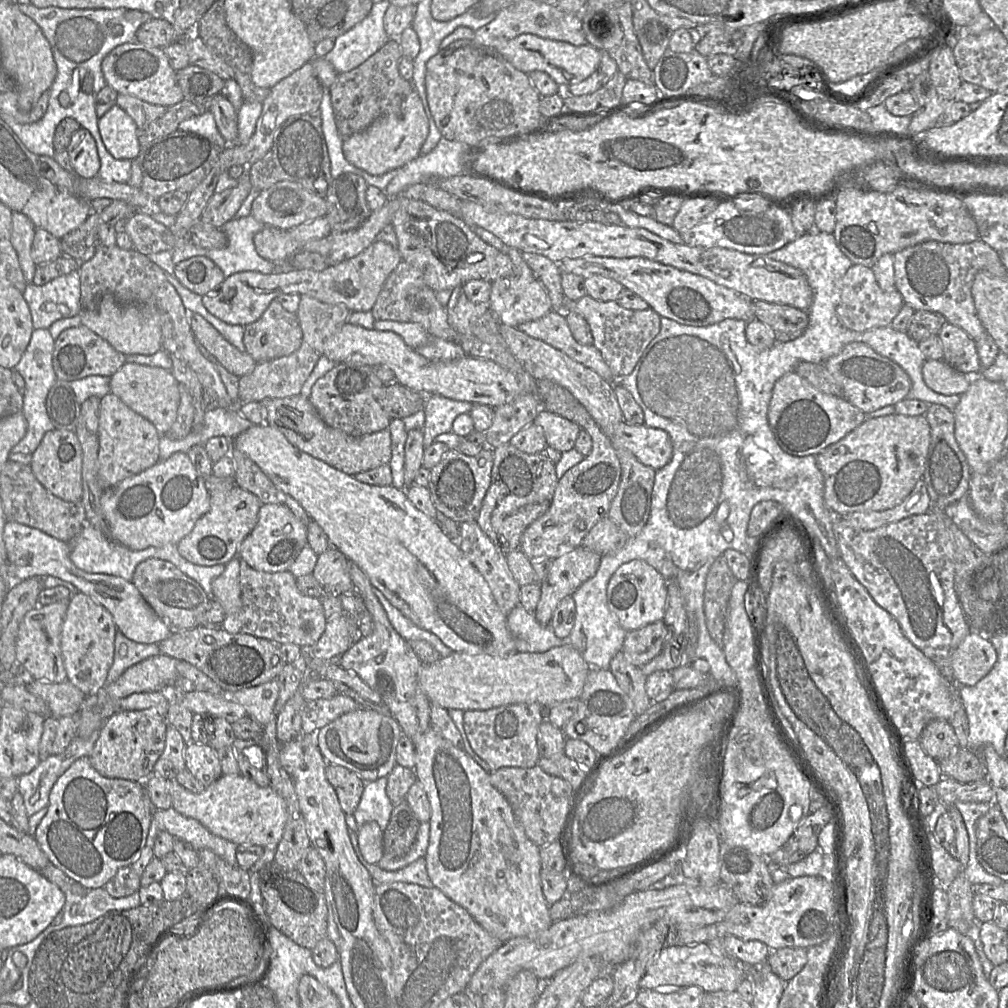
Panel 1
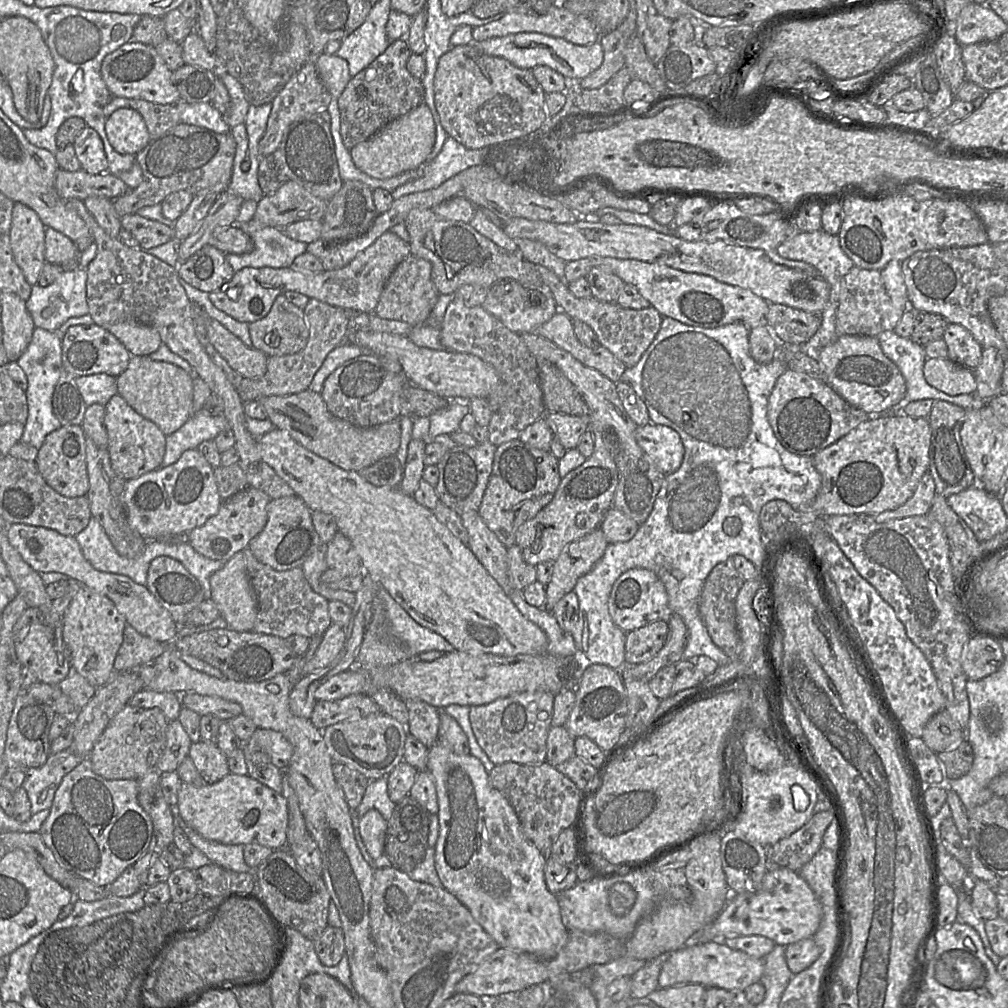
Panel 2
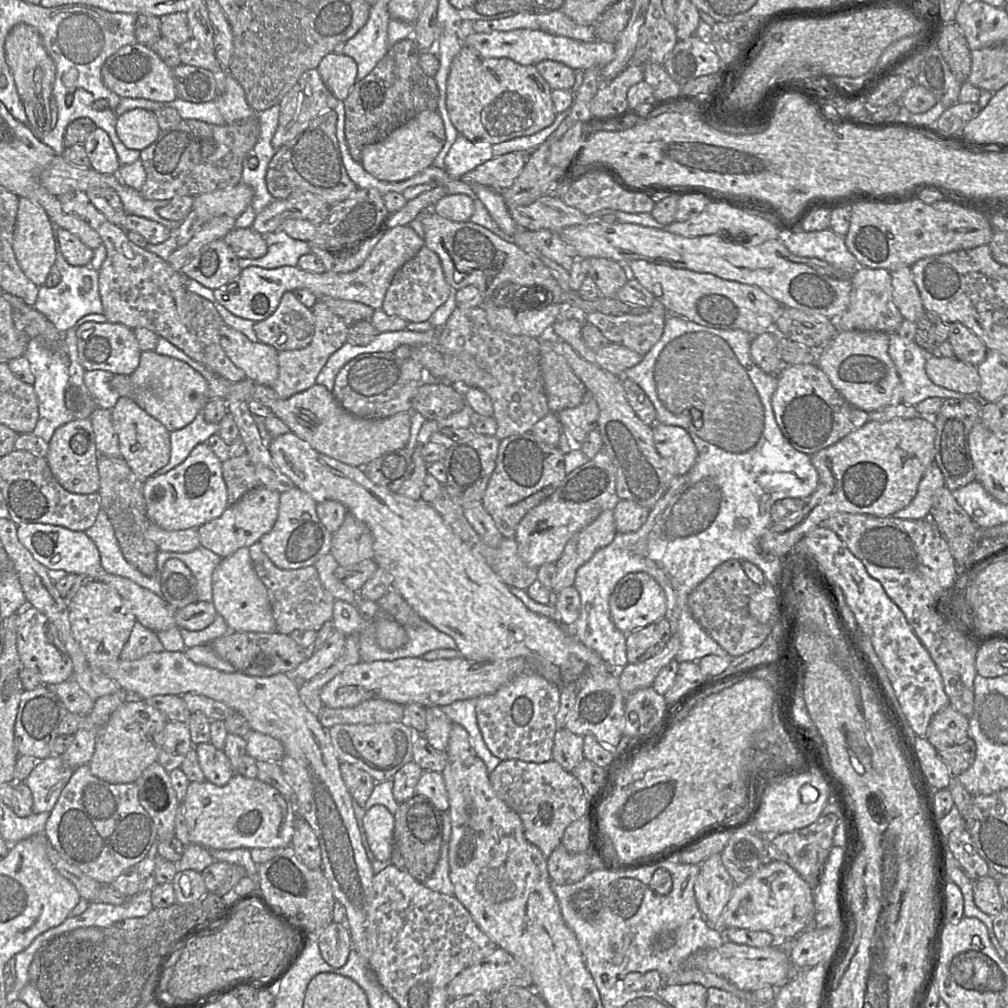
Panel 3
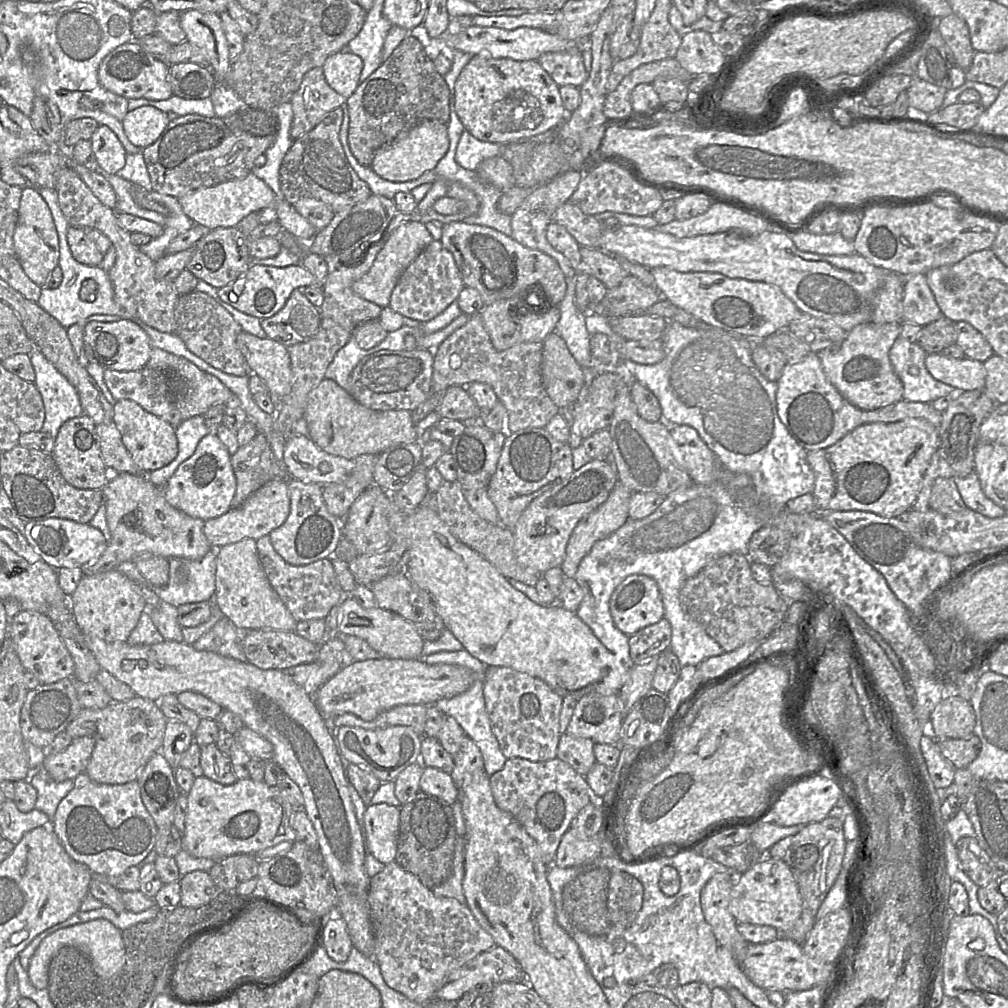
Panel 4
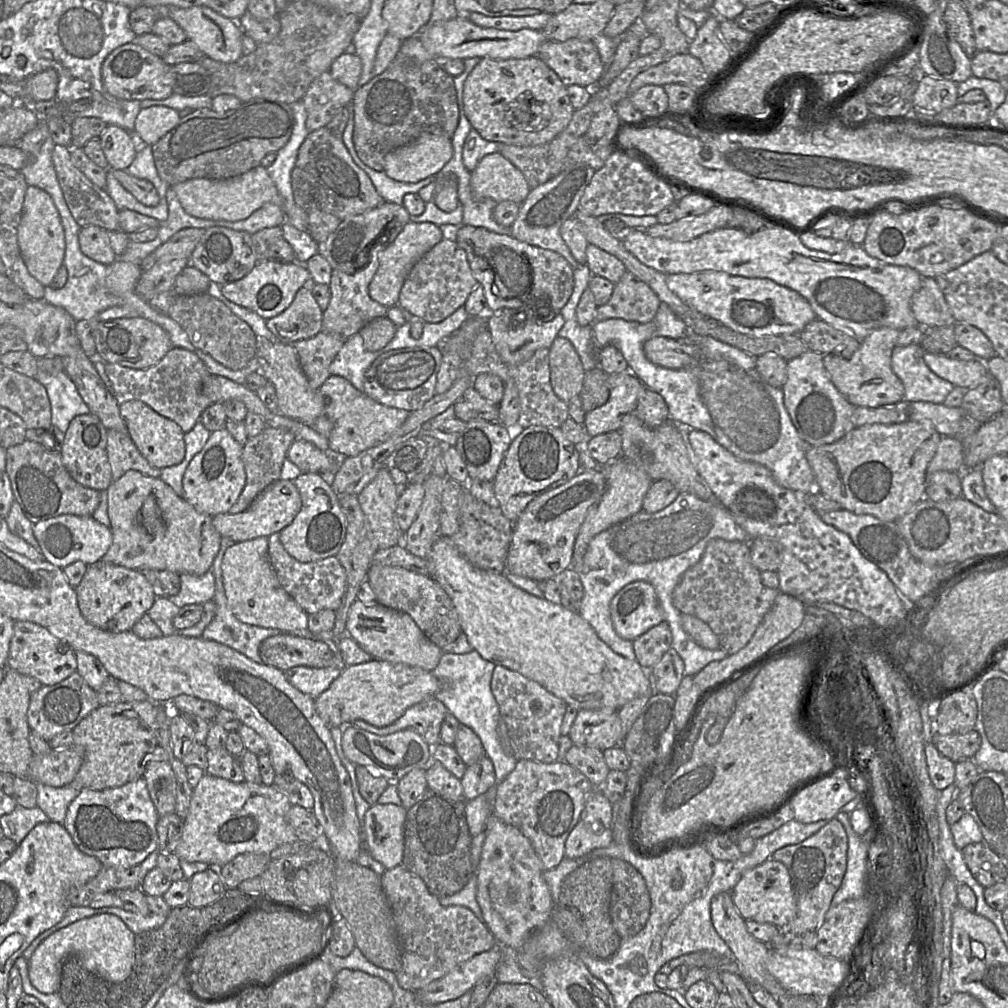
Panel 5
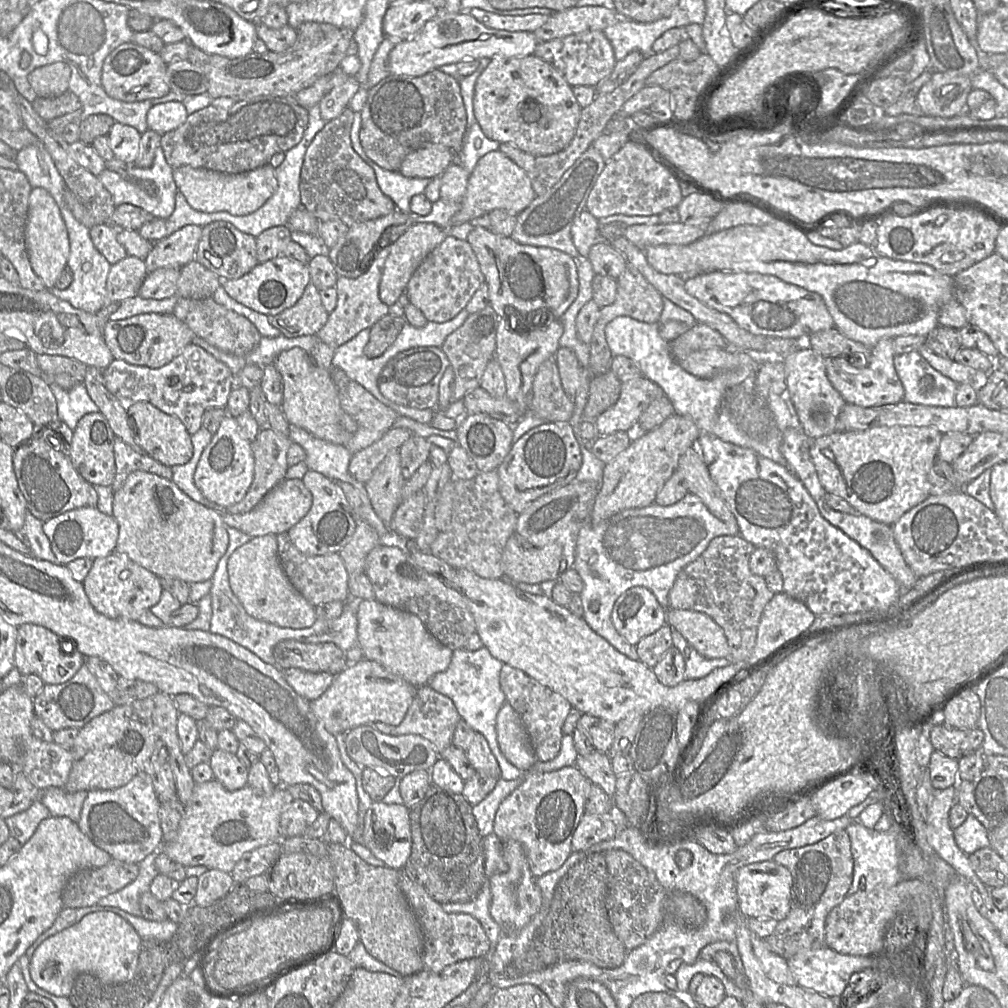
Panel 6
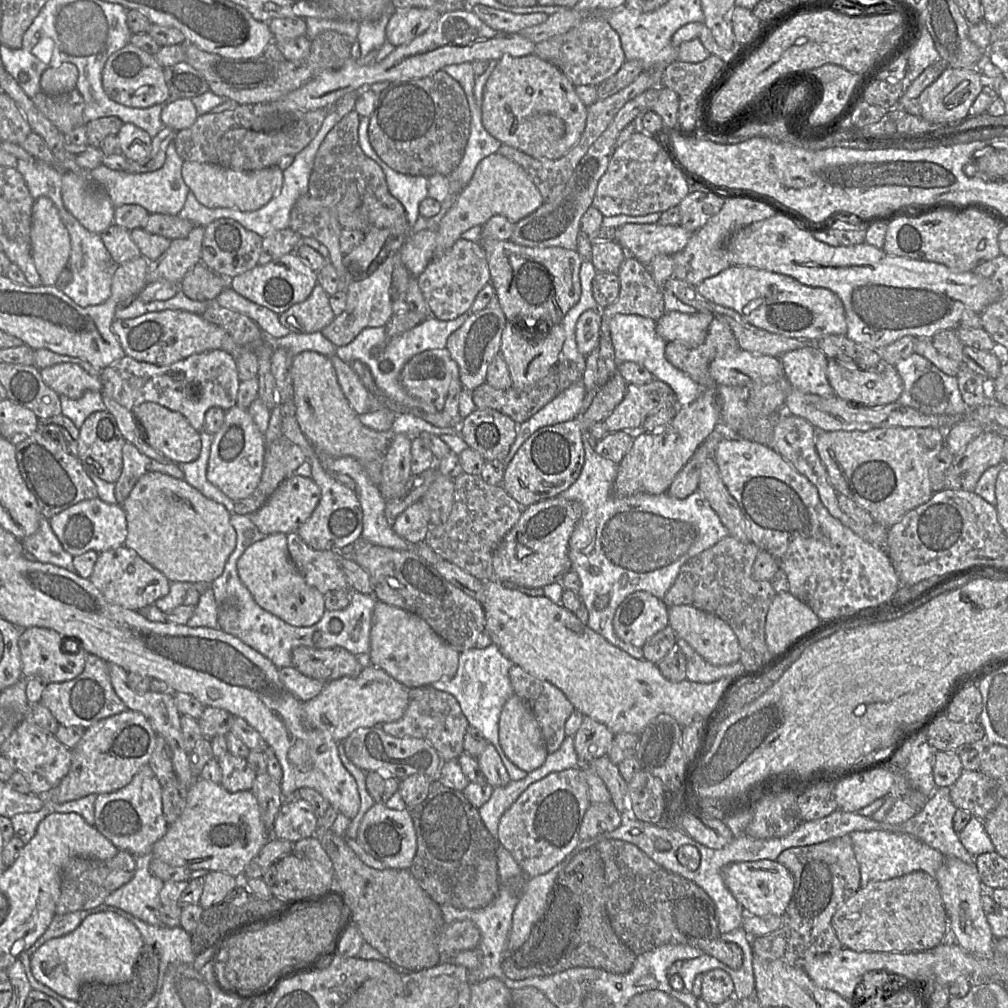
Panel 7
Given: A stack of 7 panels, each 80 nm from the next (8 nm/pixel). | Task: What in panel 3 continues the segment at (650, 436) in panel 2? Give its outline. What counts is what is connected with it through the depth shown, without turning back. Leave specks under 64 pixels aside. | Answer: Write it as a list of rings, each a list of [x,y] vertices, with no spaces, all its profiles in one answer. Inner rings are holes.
[[[654,424],[656,450],[674,476],[686,474],[695,464],[698,451],[689,433],[678,426]]]

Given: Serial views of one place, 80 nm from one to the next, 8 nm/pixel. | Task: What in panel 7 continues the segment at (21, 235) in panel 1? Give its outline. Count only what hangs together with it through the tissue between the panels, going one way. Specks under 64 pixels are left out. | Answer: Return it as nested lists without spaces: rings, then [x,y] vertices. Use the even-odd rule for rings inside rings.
[[[45,196],[34,200],[31,227],[32,257],[42,285],[55,286],[60,273],[68,267],[70,236],[54,203]]]

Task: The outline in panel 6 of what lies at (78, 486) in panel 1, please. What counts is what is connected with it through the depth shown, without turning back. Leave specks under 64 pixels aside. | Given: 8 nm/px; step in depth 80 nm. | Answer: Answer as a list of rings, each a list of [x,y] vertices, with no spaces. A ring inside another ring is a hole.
[[[100,412],[83,416],[73,430],[73,438],[68,452],[77,472],[93,486],[112,486],[116,475],[113,433],[107,419]]]

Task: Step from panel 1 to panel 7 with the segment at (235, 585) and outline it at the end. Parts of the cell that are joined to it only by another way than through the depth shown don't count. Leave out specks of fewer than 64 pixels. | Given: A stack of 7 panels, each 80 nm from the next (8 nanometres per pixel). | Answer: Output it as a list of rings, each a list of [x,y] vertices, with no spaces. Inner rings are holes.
[[[270,534],[247,547],[237,560],[237,572],[254,601],[287,624],[309,627],[323,616],[325,595],[307,585],[296,569],[289,556],[287,534]]]

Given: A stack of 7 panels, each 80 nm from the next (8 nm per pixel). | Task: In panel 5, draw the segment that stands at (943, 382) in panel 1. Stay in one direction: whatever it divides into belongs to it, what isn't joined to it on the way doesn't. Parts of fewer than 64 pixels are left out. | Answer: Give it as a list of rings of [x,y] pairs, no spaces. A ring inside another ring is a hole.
[[[924,352],[923,358],[937,376],[951,382],[954,386],[970,389],[988,377],[986,364],[979,359],[962,361],[929,352]]]

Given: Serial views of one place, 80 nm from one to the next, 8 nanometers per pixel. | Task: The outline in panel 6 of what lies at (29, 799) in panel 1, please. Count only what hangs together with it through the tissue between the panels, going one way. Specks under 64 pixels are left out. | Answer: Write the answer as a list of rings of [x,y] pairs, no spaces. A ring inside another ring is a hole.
[[[48,788],[41,791],[39,800],[48,808],[51,816],[67,817],[77,823],[80,819],[81,809],[87,795],[88,791],[68,793],[64,790],[64,788]]]

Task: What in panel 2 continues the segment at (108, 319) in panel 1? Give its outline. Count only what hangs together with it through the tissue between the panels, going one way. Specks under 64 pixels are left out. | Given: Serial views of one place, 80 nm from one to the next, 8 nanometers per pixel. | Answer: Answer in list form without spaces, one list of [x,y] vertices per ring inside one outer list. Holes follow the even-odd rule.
[[[120,322],[106,326],[130,352],[131,356],[148,356],[161,346],[159,332],[150,325],[136,322]]]

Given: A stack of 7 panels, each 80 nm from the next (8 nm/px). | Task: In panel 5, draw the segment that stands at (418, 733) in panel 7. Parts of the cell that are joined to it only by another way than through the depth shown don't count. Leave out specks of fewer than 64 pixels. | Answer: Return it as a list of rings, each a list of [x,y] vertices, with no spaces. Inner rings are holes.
[[[435,697],[425,699],[411,707],[392,724],[377,727],[363,720],[354,720],[340,726],[341,730],[347,727],[357,727],[377,735],[388,735],[394,732],[410,729],[418,733],[427,744],[434,746],[441,742],[440,729],[448,710]]]

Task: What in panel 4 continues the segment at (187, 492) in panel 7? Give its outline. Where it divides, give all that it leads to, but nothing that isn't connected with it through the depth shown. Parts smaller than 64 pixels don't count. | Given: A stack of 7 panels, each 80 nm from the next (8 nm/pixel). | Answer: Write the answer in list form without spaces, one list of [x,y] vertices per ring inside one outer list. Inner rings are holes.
[[[129,473],[111,474],[108,484],[102,489],[104,503],[107,506],[107,523],[111,532],[111,540],[104,553],[89,565],[82,567],[84,576],[92,576],[113,569],[123,562],[133,561],[143,553],[152,553],[169,558],[184,558],[199,560],[211,549],[204,532],[204,520],[193,518],[170,505],[164,495],[163,489],[154,485],[145,476]]]

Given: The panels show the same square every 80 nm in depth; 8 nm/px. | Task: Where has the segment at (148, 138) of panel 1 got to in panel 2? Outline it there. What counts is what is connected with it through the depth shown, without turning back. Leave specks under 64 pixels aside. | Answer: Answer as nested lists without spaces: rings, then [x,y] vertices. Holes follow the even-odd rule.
[[[131,99],[129,108],[136,110],[143,117],[150,140],[158,138],[181,121],[178,107],[173,104]]]

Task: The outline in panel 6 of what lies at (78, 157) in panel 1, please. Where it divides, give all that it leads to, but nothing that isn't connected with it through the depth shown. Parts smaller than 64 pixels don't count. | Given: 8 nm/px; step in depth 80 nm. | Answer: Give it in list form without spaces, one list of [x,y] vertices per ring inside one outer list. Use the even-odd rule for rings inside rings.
[[[115,122],[107,137],[114,158],[132,165],[138,156],[141,133],[132,126]]]

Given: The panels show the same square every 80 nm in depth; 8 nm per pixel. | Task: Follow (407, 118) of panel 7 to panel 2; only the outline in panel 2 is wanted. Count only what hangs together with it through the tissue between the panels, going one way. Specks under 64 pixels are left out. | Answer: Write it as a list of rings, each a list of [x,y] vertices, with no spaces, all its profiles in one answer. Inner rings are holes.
[[[405,39],[391,41],[386,50],[369,66],[351,77],[337,98],[340,134],[349,151],[424,102],[425,88],[422,80],[412,76],[406,67],[411,55],[412,52]]]

